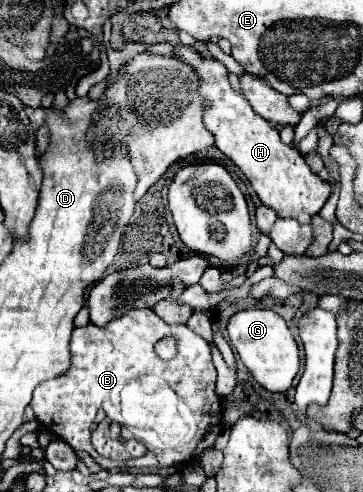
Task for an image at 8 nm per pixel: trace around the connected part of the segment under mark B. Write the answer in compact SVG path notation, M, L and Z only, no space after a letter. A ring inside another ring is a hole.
M132 308L132 310L128 310L124 316L120 316L120 318L116 318L116 320L110 320L104 328L94 326L94 324L88 324L88 326L82 326L82 328L74 328L72 342L70 342L70 350L72 350L72 366L70 366L70 370L68 370L66 374L58 376L58 378L54 378L54 380L48 380L48 382L40 384L40 386L34 390L34 398L32 398L30 406L32 406L32 410L34 410L36 418L38 418L38 422L40 422L42 426L46 426L50 432L54 432L58 438L66 440L74 450L82 450L82 452L92 454L94 460L96 460L102 468L110 470L110 468L114 468L114 466L118 466L118 468L164 468L164 466L174 466L174 464L186 464L188 460L200 458L206 450L210 450L210 448L214 446L218 434L222 432L222 410L224 410L222 398L216 394L216 368L214 368L214 364L212 364L212 356L210 356L210 346L208 346L208 342L206 342L204 338L200 338L196 332L192 332L188 326L170 326L170 324L164 324L164 320L160 320L160 316L156 316L156 312L150 310L150 308L142 308L142 310ZM162 338L174 338L174 340L176 340L176 356L174 356L174 360L160 360L160 356L156 354L154 344L160 342ZM98 410L104 410L108 418L118 420L120 426L122 426L122 430L124 430L124 436L136 438L138 442L142 442L142 444L146 446L148 452L146 452L142 458L132 458L132 460L124 460L124 462L106 460L106 458L98 456L98 452L96 452L94 446L90 444L90 420L96 418Z

